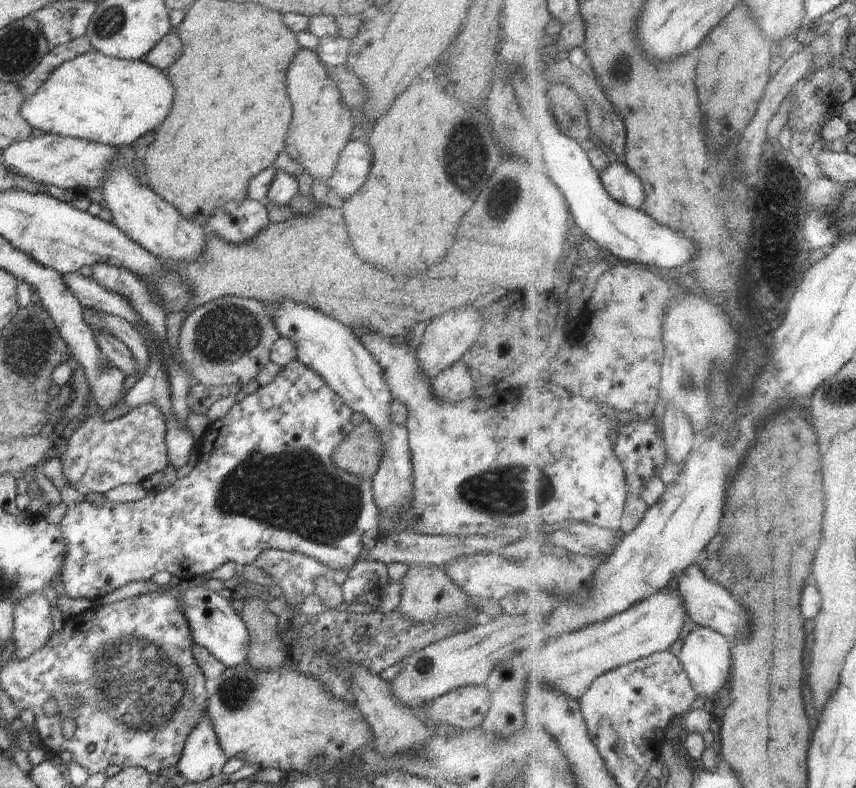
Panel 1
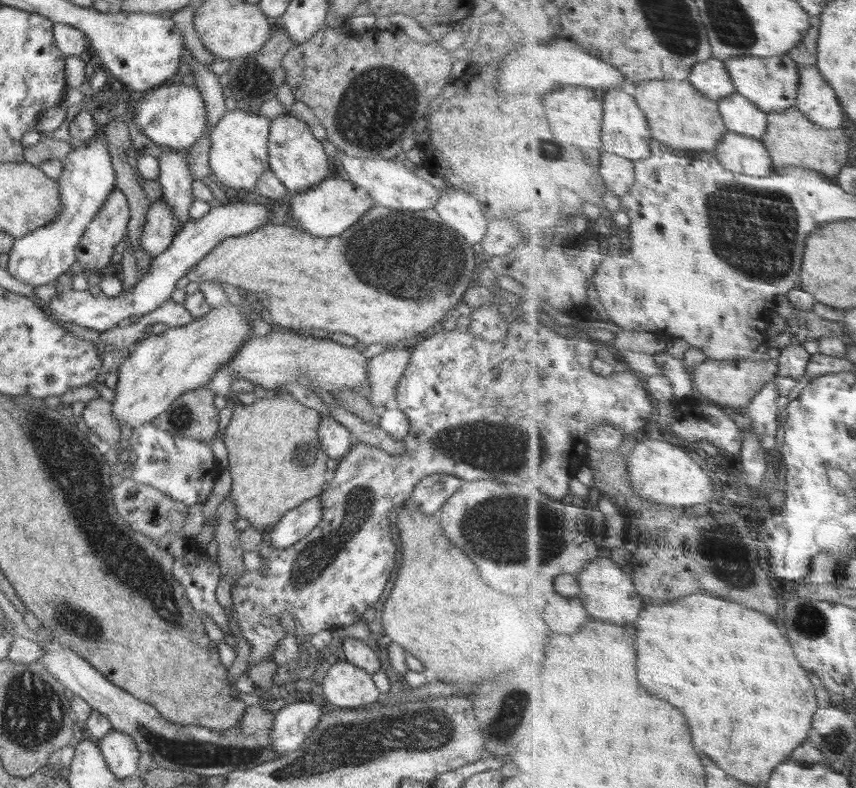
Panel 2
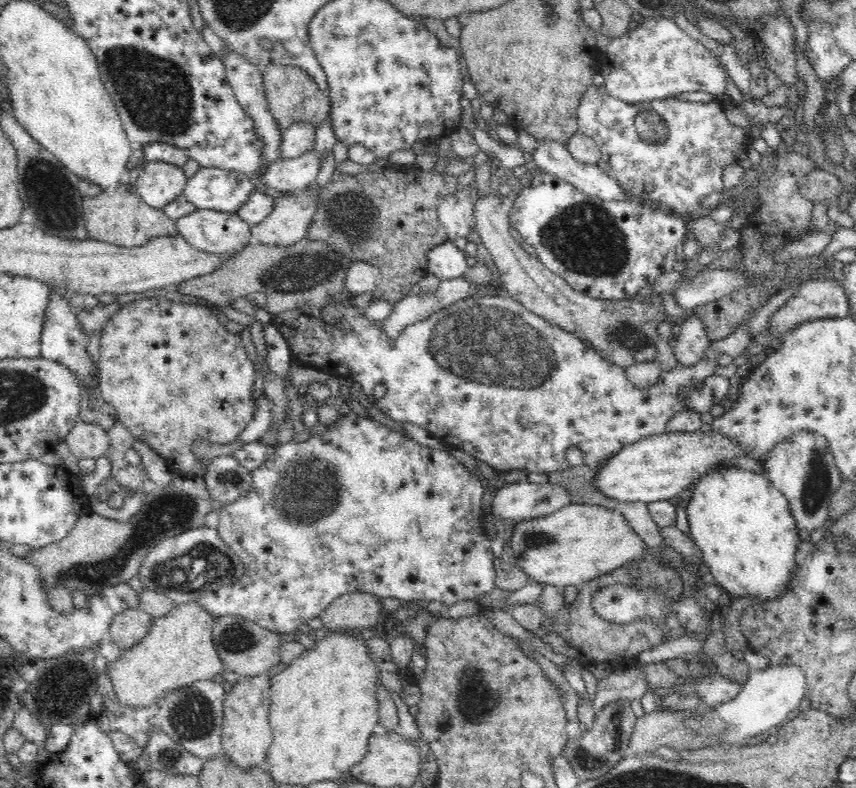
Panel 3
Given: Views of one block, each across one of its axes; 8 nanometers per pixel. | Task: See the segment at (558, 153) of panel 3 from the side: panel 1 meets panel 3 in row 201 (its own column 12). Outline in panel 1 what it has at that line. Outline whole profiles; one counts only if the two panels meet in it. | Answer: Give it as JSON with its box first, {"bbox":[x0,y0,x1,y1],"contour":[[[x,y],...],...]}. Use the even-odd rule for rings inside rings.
{"bbox":[14,594,54,661],"contour":[[[30,594],[14,604],[15,661],[32,656],[50,640],[50,632],[54,630],[50,607],[43,594]]]}

